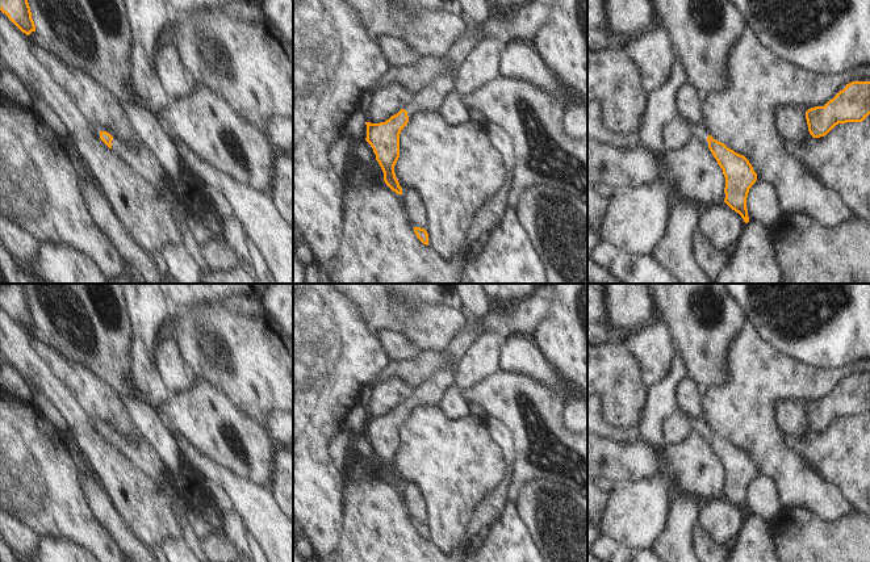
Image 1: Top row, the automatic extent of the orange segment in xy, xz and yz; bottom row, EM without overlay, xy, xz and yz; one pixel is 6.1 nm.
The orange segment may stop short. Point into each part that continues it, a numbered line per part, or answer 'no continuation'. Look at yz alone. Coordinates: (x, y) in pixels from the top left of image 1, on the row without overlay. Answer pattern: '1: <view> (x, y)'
1: yz (699, 426)

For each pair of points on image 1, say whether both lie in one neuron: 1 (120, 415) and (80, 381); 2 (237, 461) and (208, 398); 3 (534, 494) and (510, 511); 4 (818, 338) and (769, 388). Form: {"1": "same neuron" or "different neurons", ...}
{"1": "same neuron", "2": "same neuron", "3": "different neurons", "4": "different neurons"}

